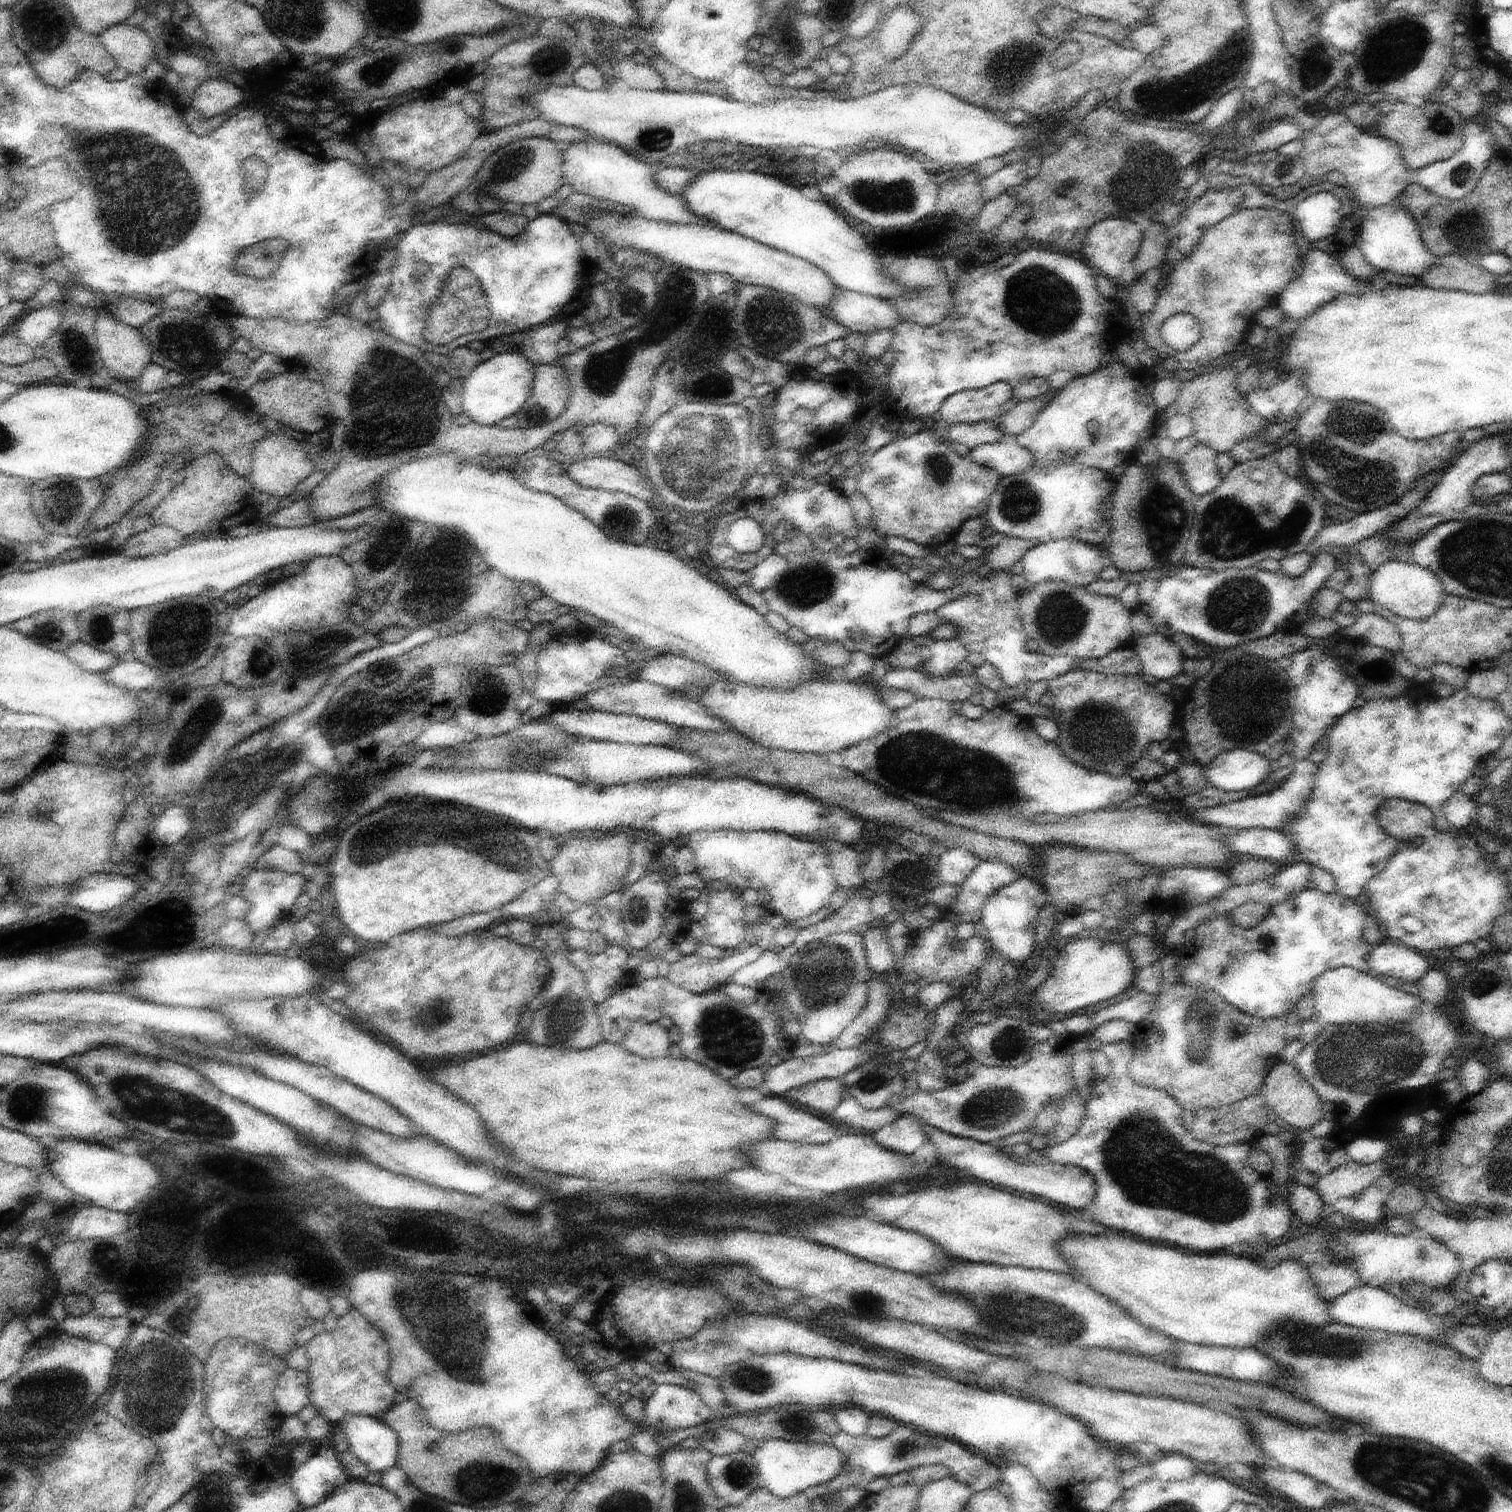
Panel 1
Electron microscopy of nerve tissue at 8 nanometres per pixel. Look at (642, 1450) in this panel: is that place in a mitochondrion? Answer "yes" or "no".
no

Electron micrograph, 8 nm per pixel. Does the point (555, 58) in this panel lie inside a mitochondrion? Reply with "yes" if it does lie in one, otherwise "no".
yes

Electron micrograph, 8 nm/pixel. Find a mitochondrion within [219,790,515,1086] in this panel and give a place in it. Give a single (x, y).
(310, 804)

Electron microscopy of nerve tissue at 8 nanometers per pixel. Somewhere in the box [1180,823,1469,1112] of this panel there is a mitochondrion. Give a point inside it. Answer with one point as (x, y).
(1328, 1064)

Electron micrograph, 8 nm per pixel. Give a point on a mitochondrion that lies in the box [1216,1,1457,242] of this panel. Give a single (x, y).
(1409, 50)

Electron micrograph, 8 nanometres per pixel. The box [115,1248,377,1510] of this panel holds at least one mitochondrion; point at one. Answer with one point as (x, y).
(158, 1385)

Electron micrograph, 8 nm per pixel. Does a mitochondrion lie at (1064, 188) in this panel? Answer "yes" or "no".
yes

